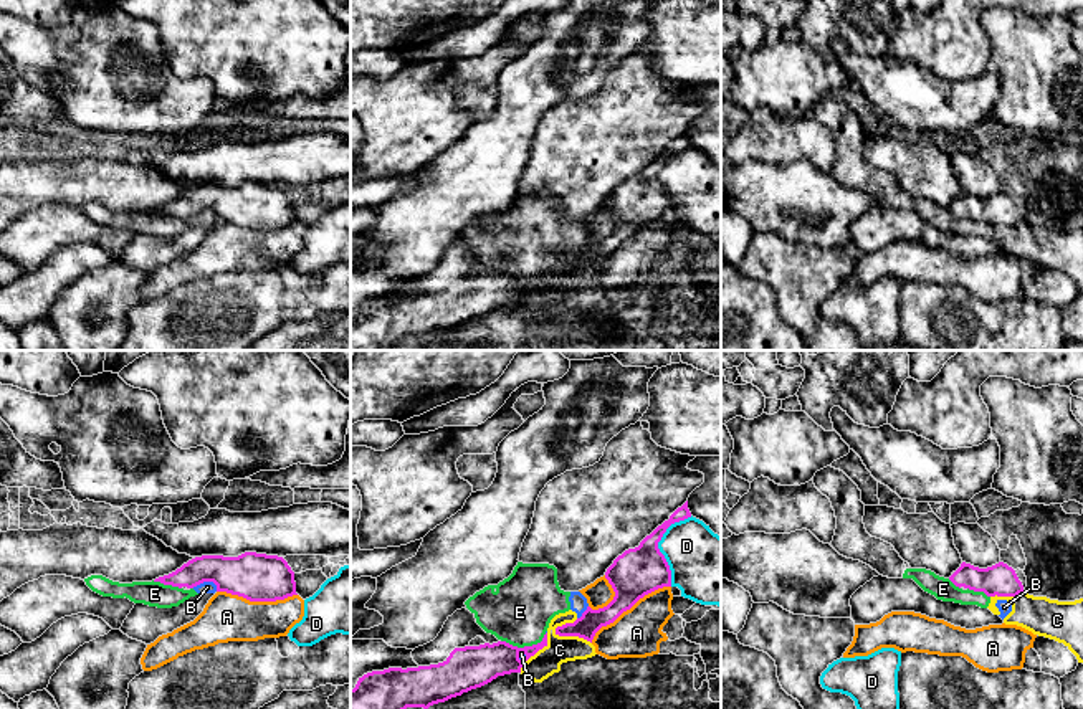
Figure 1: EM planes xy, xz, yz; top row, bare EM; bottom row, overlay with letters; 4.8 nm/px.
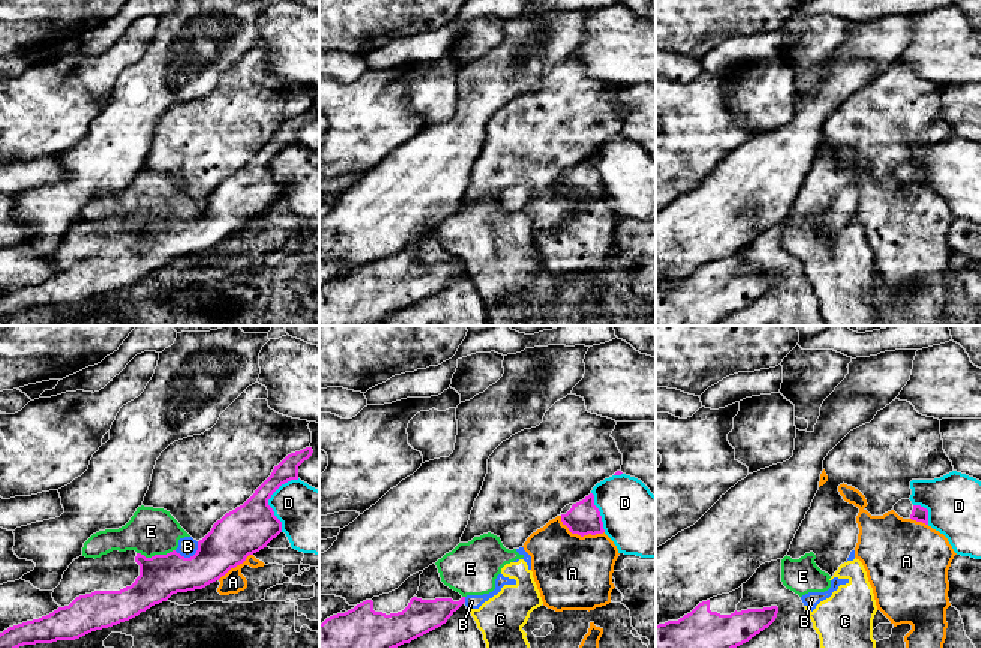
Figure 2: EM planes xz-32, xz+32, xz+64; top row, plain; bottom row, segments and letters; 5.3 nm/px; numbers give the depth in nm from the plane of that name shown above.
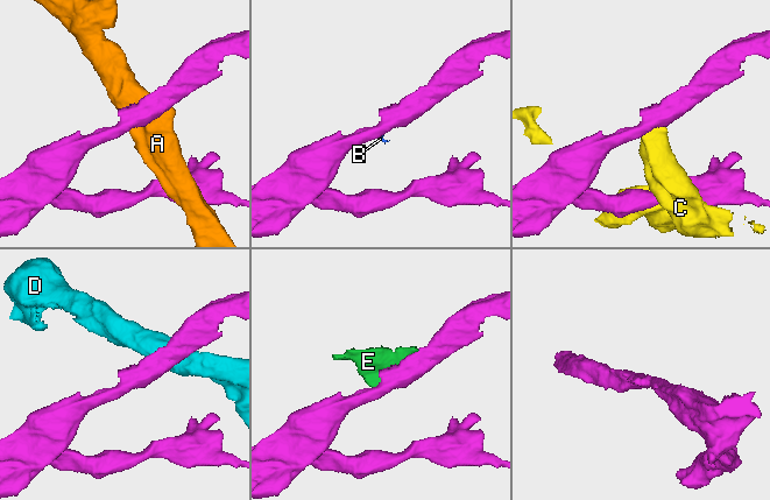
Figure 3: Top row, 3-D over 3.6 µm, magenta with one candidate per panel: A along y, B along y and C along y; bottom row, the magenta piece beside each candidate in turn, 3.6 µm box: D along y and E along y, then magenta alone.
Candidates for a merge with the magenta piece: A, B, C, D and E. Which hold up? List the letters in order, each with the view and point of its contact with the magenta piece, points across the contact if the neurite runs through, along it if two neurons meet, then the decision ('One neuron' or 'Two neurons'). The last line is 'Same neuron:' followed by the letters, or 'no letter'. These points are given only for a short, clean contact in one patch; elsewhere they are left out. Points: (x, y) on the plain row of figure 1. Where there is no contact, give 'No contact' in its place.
A: Touches magenta at xz (629, 238). Two neurons
B: Touches magenta at xy (207, 210). Two neurons
C: Touches magenta at xz (572, 265). Two neurons
D: Touches magenta at xz (657, 176). Two neurons
E: Touches magenta at xz (524, 276). Two neurons
Same neuron: no letter

